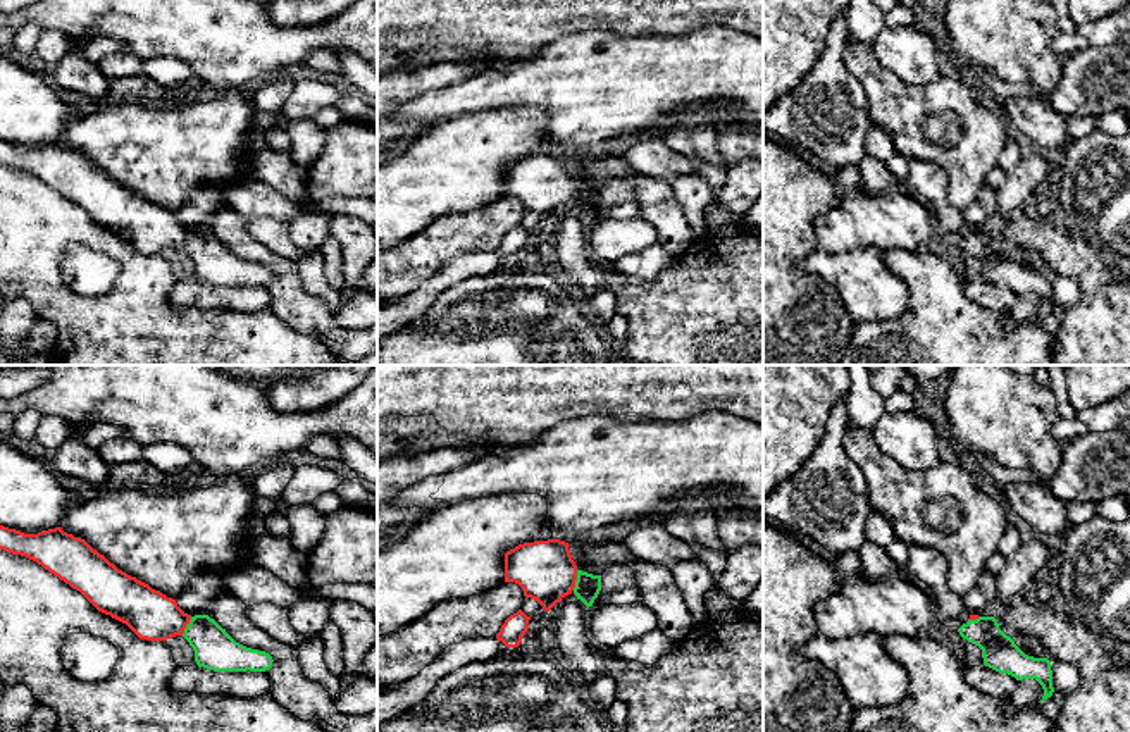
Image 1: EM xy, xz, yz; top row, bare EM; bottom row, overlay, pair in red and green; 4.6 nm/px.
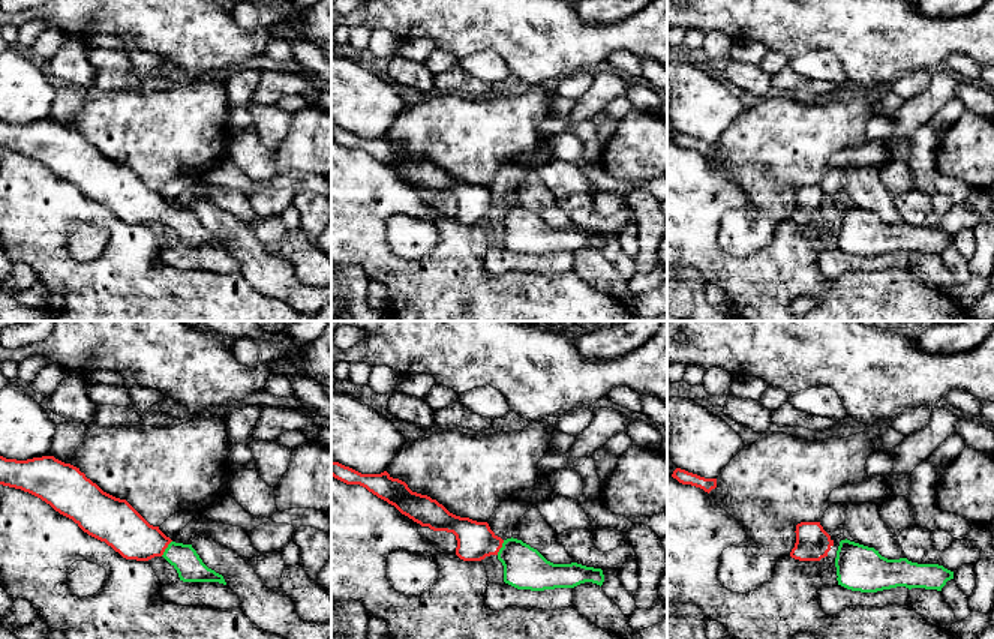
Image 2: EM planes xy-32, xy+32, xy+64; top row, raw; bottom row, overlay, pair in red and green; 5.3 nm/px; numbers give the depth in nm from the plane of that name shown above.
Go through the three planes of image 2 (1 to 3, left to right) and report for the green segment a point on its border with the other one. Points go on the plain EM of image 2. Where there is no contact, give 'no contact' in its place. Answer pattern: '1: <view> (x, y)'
1: xy-32 (167, 210)
2: xy+32 (501, 210)
3: no contact

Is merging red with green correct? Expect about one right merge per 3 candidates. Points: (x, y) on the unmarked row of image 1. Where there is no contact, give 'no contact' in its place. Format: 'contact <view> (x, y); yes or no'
contact xz (576, 193); yes

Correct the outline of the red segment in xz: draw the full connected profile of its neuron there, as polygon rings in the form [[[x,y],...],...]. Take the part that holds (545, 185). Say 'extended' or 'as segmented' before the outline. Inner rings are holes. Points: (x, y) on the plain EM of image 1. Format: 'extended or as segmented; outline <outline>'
extended; outline [[[560,153],[524,157],[506,165],[505,196],[518,198],[544,226],[572,207],[589,222],[601,205],[601,189],[579,184],[568,157]]]

